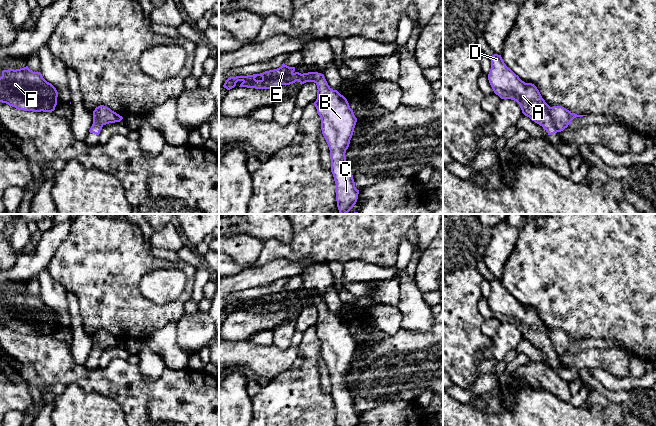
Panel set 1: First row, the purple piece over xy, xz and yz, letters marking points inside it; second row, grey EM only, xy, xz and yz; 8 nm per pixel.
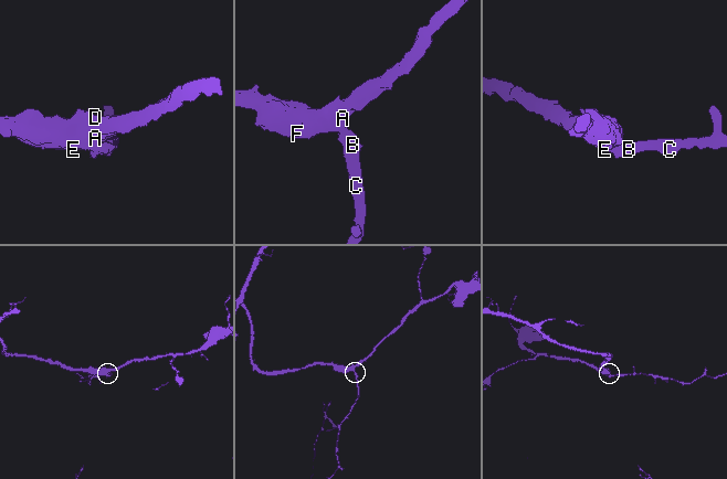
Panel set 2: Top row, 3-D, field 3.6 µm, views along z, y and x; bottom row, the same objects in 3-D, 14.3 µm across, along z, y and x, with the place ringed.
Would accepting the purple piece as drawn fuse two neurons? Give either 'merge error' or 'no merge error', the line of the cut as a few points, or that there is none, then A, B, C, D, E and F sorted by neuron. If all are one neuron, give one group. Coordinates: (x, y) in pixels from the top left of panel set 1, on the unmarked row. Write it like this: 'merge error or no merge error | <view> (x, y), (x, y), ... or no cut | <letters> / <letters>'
no merge error | no cut | A B C D E F

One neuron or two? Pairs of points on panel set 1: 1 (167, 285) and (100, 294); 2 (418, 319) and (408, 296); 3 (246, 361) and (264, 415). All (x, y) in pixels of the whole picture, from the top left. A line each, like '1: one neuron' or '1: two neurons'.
1: two neurons
2: one neuron
3: two neurons

